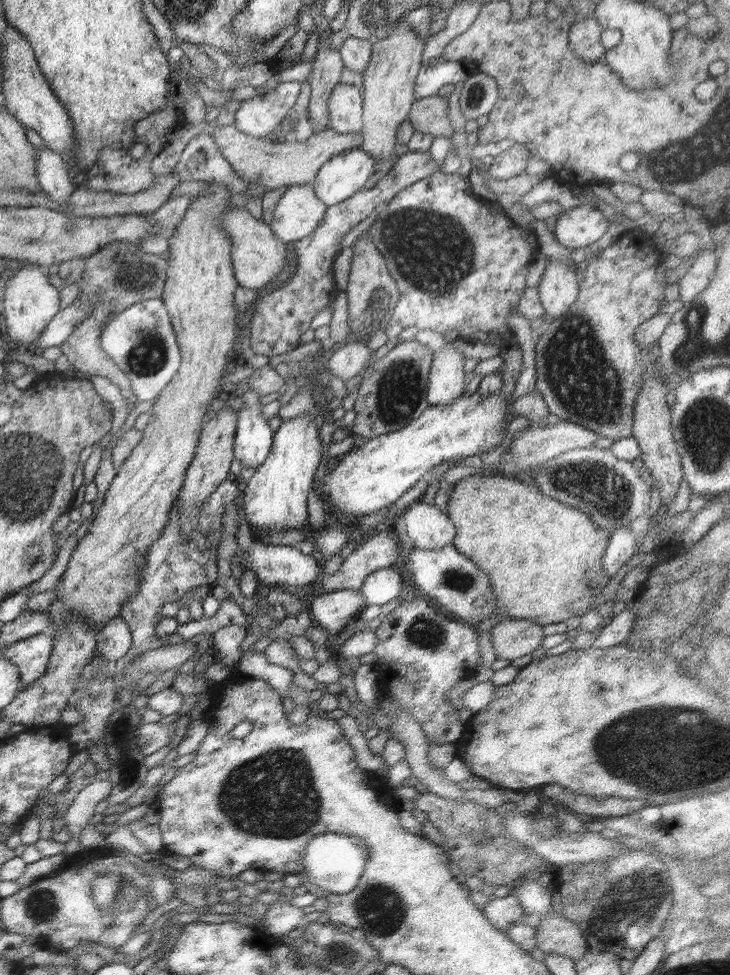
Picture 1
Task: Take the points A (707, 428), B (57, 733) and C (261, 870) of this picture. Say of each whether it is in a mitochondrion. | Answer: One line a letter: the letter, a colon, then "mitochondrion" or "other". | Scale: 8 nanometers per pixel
A: mitochondrion
B: other
C: other

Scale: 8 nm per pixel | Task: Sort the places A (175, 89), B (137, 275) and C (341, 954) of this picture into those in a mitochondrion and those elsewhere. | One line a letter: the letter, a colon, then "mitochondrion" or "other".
A: other
B: mitochondrion
C: mitochondrion

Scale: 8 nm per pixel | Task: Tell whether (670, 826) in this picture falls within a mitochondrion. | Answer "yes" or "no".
no

